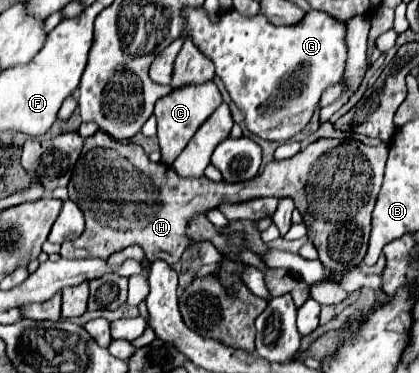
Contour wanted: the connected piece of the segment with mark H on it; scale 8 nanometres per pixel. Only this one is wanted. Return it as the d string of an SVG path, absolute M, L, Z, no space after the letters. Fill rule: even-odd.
M96 131L88 139L84 139L84 147L80 153L80 159L74 167L74 175L68 185L70 199L76 201L76 205L82 209L86 219L84 233L74 239L62 243L60 255L66 259L108 259L112 253L130 247L140 245L148 257L148 261L164 259L168 265L174 265L180 261L188 237L184 233L184 225L196 215L206 213L212 207L218 207L220 201L248 201L256 197L290 197L296 203L296 209L302 213L304 223L308 227L308 237L314 241L320 261L326 269L344 273L346 269L360 265L366 247L368 247L368 235L370 235L370 215L374 209L374 201L380 193L382 177L384 177L384 165L388 157L388 145L382 143L378 147L368 147L360 141L340 141L340 139L318 139L310 143L304 151L296 153L290 159L284 161L270 161L260 175L256 175L250 181L242 183L214 183L206 177L200 179L182 179L178 173L174 173L172 167L164 163L152 163L144 149L134 143L126 141L114 141L108 133ZM120 203L132 203L134 209L120 209Z

